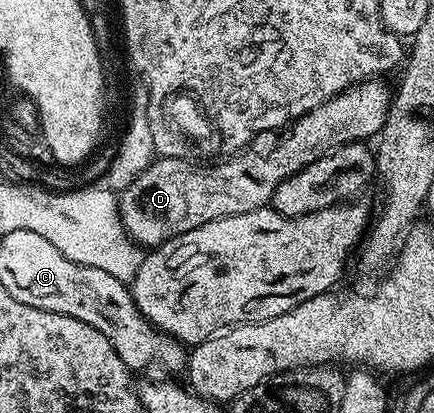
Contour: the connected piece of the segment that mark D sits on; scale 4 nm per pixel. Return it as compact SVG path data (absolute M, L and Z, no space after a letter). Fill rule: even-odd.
M374 78L372 80L365 80L361 84L352 84L350 88L346 88L345 91L340 92L338 96L333 96L327 102L323 102L319 106L315 106L315 110L311 110L307 114L303 114L292 124L288 125L280 133L281 136L273 145L270 146L266 152L251 152L252 150L242 150L236 154L230 155L222 164L213 164L210 168L196 168L188 159L181 159L179 157L167 157L162 156L160 158L154 158L146 168L139 173L139 175L130 182L126 188L119 192L119 211L121 214L121 224L125 227L125 231L129 233L129 239L138 246L156 246L159 244L166 244L171 238L175 238L179 234L187 234L187 230L195 230L195 226L203 226L207 222L215 222L215 218L227 218L228 216L234 216L235 214L247 214L251 210L259 210L266 207L272 201L275 194L275 186L279 186L287 178L291 178L299 170L303 170L307 166L311 166L311 162L315 162L319 158L328 156L330 152L334 152L337 148L342 148L344 144L351 144L354 142L365 142L370 138L368 136L376 137L380 133L381 127L385 125L385 119L389 113L389 102L391 99L391 88L385 85L386 81L381 78Z

